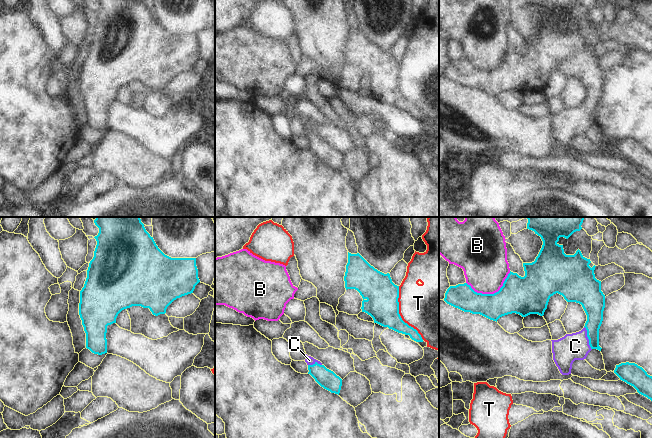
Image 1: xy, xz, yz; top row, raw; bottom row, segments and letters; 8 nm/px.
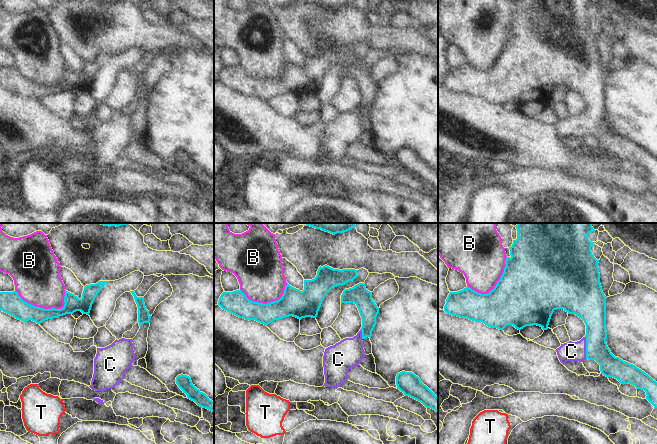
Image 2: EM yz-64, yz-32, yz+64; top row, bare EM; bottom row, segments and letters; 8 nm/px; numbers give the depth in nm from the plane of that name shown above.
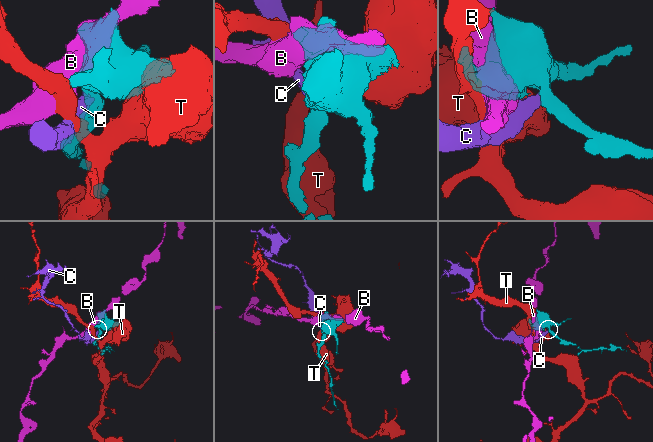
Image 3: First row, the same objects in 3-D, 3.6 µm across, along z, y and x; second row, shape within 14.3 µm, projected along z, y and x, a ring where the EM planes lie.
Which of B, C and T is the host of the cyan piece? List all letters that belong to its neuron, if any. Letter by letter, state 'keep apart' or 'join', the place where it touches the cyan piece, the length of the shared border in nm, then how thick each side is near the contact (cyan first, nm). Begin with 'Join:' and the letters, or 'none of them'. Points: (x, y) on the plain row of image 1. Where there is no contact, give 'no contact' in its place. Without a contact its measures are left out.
Join: C
B: keep apart; meets cyan in yz at (491, 70); contact 380 nm long; 300 nm thick on the cyan side, 360 nm on the other
C: join; meets cyan in yz at (588, 114); contact 200 nm long; 150 nm thick on the cyan side, 220 nm on the other
T: keep apart; meets cyan in xz at (399, 90); contact 480 nm long; 260 nm thick on the cyan side, 400 nm on the other

